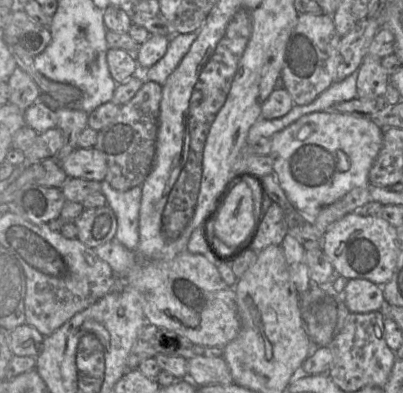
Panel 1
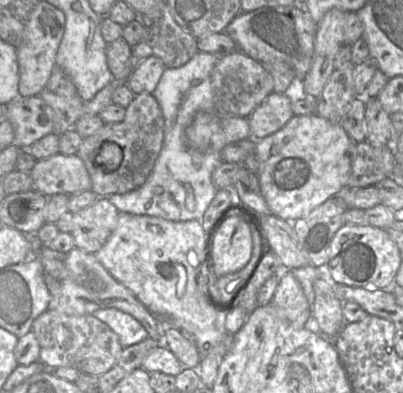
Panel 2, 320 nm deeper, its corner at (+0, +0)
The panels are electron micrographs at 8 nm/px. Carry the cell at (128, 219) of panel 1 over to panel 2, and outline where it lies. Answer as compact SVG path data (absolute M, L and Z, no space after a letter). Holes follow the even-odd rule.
M198 51L183 66L164 70L152 93L161 107L164 117L162 149L143 185L124 194L105 197L120 213L155 216L176 222L201 221L218 190L212 182L212 173L222 162L221 150L230 143L251 137L248 118L221 116L222 131L214 137L208 150L199 152L187 145L185 130L193 122L196 114L216 112L211 74L221 57L220 53Z

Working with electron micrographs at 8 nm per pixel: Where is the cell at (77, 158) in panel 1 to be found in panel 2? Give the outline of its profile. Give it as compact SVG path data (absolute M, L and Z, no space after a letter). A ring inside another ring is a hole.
M60 152L36 161L29 172L32 189L50 197L56 194L74 195L91 190L89 173L78 155Z

